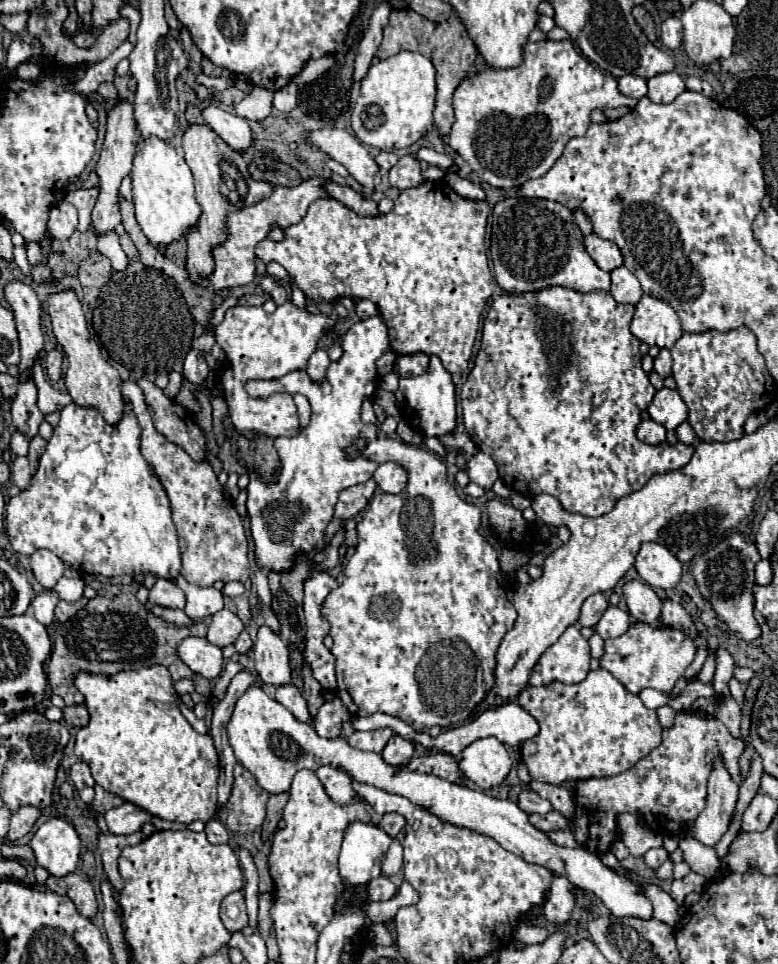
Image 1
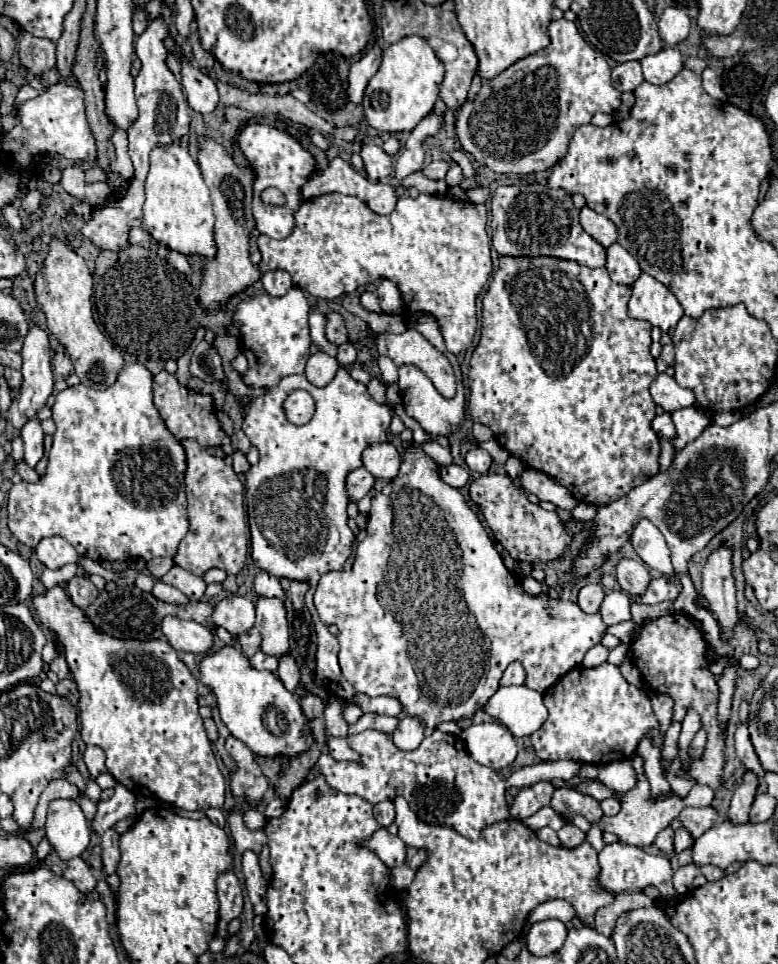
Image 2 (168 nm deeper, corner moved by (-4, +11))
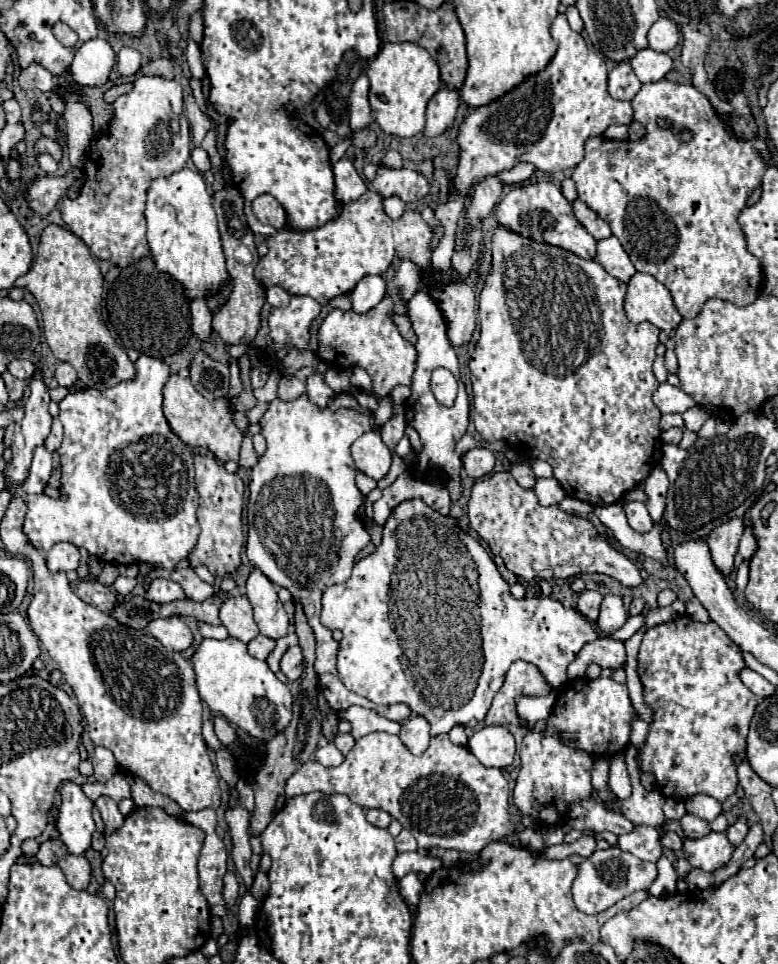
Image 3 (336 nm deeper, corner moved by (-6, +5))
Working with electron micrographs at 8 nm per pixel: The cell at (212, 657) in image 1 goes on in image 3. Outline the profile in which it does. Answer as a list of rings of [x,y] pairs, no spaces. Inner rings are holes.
[[[179,617],[155,619],[147,625],[147,631],[163,645],[167,651],[185,651],[193,645],[193,631]]]

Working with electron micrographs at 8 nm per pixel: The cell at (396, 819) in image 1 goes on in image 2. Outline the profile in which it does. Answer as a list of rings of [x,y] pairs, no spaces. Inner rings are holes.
[[[381,801],[373,807],[373,815],[375,819],[383,825],[383,827],[389,827],[395,819],[395,809],[393,809],[393,801]]]

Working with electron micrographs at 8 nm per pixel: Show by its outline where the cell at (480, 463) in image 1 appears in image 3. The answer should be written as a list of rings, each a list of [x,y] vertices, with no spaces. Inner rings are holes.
[[[475,447],[463,455],[463,467],[465,473],[473,479],[481,479],[493,471],[495,455],[487,447]]]

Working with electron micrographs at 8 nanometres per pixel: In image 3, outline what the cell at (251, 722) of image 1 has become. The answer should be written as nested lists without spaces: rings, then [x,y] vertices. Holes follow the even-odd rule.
[[[203,639],[193,655],[193,669],[197,675],[199,695],[209,709],[213,713],[221,713],[229,723],[237,725],[251,737],[269,741],[289,727],[293,715],[293,695],[289,687],[275,677],[265,661],[251,657],[247,645],[239,639]]]

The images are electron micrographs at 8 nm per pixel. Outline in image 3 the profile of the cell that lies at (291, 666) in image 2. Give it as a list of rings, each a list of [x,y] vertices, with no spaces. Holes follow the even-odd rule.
[[[295,645],[295,647],[285,651],[285,655],[281,659],[281,671],[285,673],[289,683],[293,683],[295,679],[299,679],[301,669],[303,669],[303,655],[301,655],[299,645]]]

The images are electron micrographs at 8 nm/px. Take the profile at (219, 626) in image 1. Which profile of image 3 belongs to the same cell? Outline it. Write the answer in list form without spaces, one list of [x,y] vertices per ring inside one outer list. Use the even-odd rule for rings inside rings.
[[[229,597],[221,605],[219,619],[227,627],[229,635],[243,643],[249,643],[253,637],[259,635],[259,629],[253,621],[251,603],[247,597]]]

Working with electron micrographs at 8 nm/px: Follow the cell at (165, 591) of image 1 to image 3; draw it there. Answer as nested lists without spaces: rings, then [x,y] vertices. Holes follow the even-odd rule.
[[[187,567],[187,569],[175,569],[175,571],[171,571],[169,577],[175,583],[181,585],[181,589],[187,595],[187,599],[191,599],[191,601],[205,601],[205,599],[209,599],[213,595],[213,587],[209,583],[201,581],[191,567]]]

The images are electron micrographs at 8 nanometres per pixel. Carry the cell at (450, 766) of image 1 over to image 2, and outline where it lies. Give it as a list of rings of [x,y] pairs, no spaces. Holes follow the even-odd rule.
[[[435,729],[415,751],[397,749],[391,735],[376,730],[349,735],[346,739],[350,748],[359,753],[359,761],[335,761],[323,751],[317,763],[307,771],[303,783],[323,775],[333,789],[359,795],[373,805],[403,797],[423,823],[449,827],[469,841],[477,841],[485,827],[511,819],[505,799],[505,781],[495,769],[473,761],[461,737]]]

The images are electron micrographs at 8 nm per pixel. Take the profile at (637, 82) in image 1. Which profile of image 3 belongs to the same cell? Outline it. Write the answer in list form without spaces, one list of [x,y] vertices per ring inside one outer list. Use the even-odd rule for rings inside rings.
[[[619,63],[609,73],[609,95],[613,99],[631,101],[639,89],[641,89],[641,81],[637,79],[635,71],[631,71],[629,63]]]

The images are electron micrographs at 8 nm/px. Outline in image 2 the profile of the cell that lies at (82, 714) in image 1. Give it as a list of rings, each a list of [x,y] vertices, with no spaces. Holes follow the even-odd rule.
[[[71,677],[61,679],[55,687],[57,687],[57,693],[59,693],[59,695],[67,697],[73,705],[77,705],[77,701],[79,701],[79,693],[77,693],[77,685],[75,685],[75,681],[73,681]]]

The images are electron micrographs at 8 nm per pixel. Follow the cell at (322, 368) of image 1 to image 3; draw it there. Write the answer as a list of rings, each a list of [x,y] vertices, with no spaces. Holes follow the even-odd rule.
[[[321,361],[315,371],[307,377],[305,387],[307,387],[307,395],[311,399],[311,403],[319,405],[319,407],[327,407],[329,401],[335,397],[335,393],[331,391],[331,387],[325,383],[325,373],[327,373],[327,365]]]

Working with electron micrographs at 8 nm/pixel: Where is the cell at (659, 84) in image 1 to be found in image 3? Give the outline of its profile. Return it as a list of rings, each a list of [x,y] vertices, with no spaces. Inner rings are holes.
[[[653,49],[639,51],[629,63],[641,83],[655,83],[673,69],[671,57],[667,53],[659,53]]]

